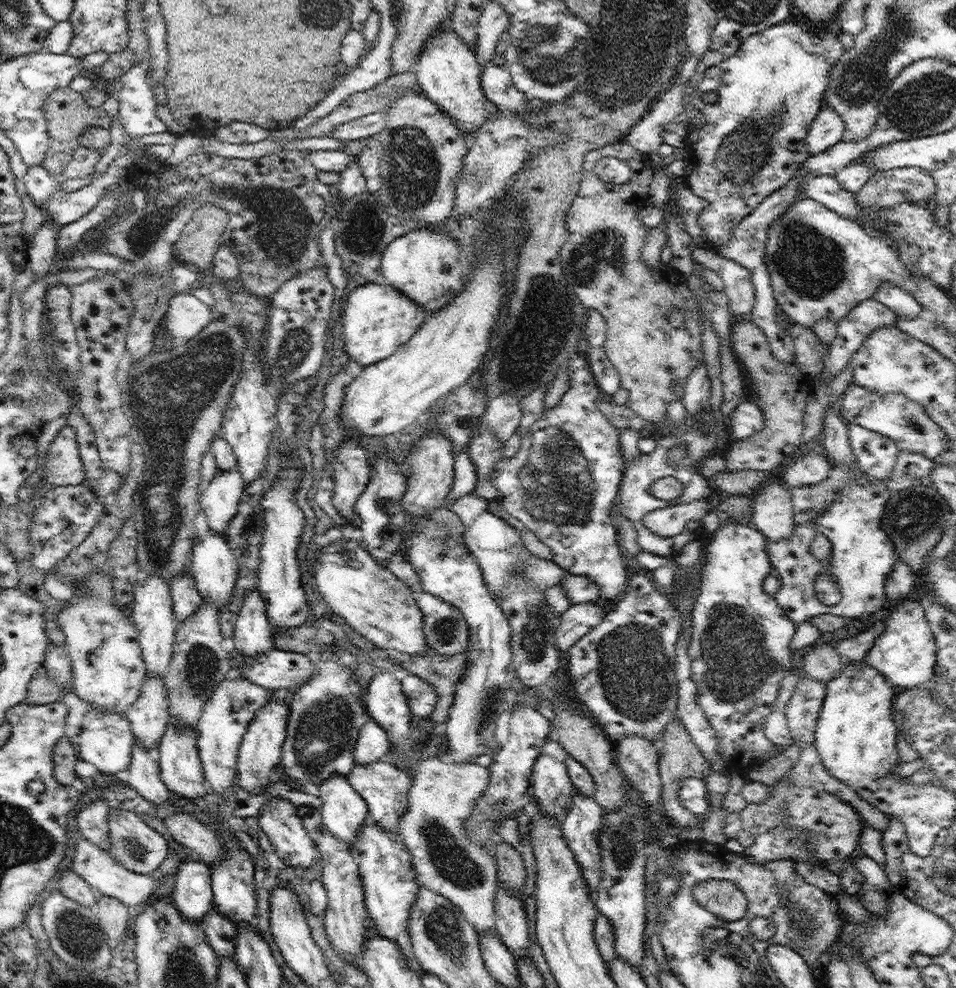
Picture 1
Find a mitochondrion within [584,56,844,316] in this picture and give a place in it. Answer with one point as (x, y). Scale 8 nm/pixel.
(743, 152)

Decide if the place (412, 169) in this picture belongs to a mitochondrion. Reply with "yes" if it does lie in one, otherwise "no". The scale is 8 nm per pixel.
yes

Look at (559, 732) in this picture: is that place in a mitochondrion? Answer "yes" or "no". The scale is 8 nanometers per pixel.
no

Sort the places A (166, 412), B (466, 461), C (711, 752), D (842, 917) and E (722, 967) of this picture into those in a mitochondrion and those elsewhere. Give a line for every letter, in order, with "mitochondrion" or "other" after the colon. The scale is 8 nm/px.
A: mitochondrion
B: other
C: other
D: other
E: mitochondrion

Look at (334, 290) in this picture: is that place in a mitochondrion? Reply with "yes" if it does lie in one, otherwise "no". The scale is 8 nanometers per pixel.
no

